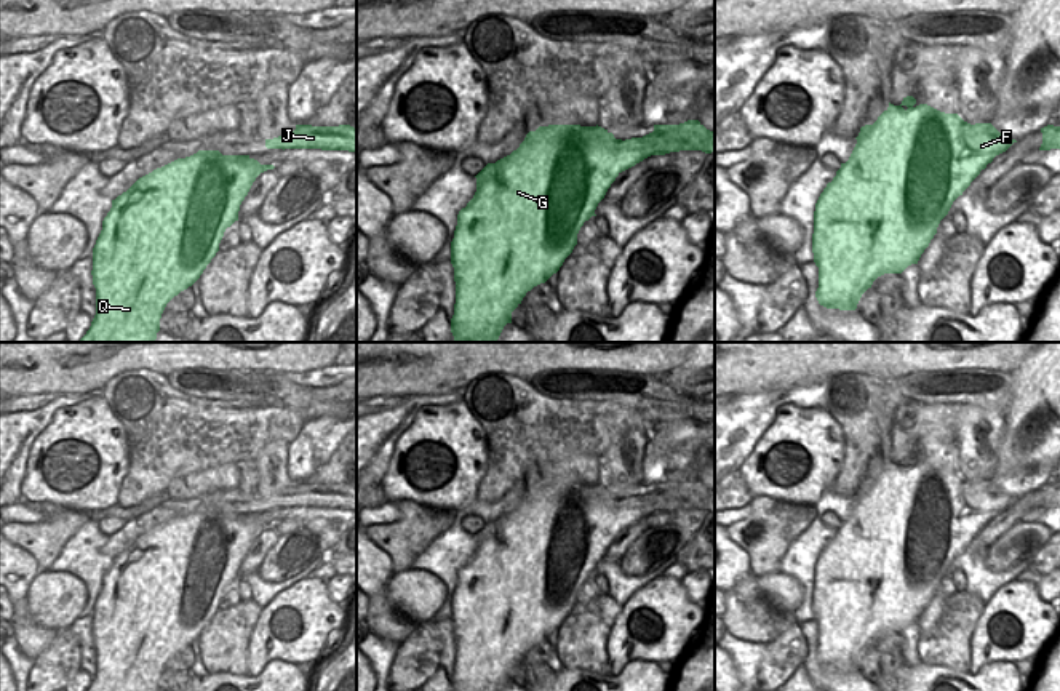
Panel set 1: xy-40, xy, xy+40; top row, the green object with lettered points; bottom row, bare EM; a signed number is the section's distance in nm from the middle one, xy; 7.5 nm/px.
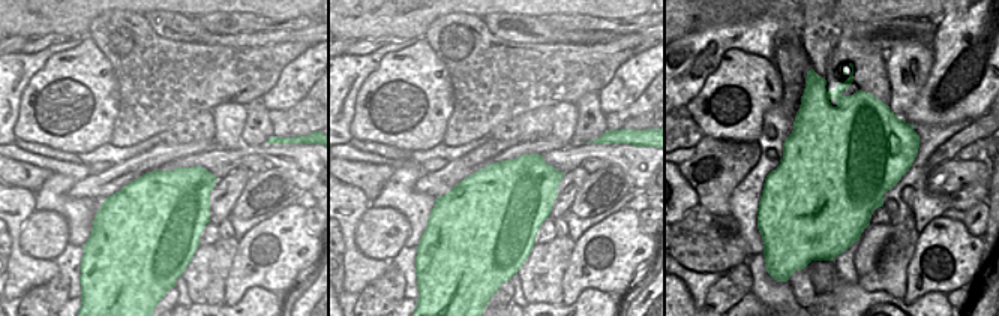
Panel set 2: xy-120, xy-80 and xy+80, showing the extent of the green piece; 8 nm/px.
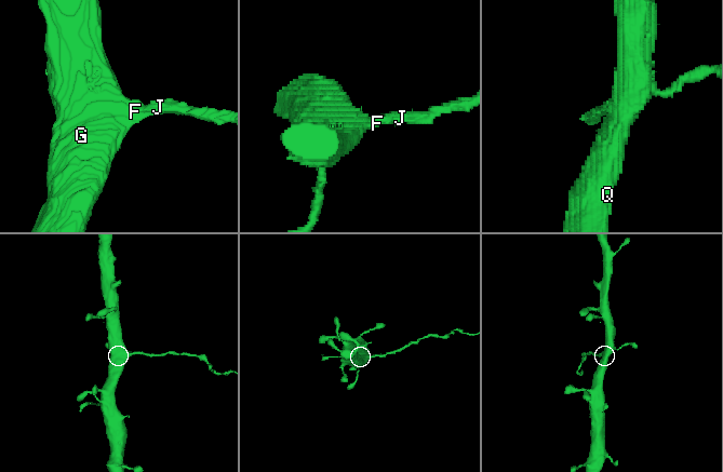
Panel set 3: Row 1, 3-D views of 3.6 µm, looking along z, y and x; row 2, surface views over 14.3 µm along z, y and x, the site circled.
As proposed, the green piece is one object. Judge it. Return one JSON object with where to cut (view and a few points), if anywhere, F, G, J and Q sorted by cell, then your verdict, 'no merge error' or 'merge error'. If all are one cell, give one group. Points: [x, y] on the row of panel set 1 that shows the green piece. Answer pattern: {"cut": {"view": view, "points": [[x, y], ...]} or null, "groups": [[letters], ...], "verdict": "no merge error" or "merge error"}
{"cut": {"view": "xy", "points": [[619, 143], [629, 149], [640, 149], [646, 157]]}, "groups": [["F", "G", "Q"], ["J"]], "verdict": "merge error"}

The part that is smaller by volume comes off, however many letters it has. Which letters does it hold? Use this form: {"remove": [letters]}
{"remove": ["J"]}

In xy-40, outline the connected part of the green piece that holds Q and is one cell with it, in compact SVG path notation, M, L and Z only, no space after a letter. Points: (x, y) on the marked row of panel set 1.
M198 150L139 178L126 192L112 200L102 230L93 248L93 285L96 315L80 342L155 342L166 304L192 286L219 251L227 227L238 221L240 205L256 178L273 170L249 155L222 155L219 150Z

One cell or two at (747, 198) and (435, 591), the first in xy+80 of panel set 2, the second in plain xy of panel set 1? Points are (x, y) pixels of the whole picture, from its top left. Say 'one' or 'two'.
two

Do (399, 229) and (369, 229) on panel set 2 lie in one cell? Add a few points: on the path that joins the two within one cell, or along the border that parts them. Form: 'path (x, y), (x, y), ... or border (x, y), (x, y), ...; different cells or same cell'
path (392, 228), (377, 229); same cell

